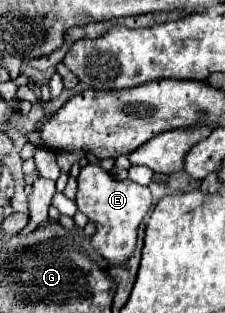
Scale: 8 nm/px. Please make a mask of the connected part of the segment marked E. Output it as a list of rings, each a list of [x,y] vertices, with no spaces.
[[[87,164],[77,176],[77,206],[95,224],[95,234],[91,236],[93,250],[105,258],[111,266],[125,264],[137,244],[137,228],[143,216],[151,208],[151,192],[147,186],[137,186],[129,180],[115,180],[99,164]]]

